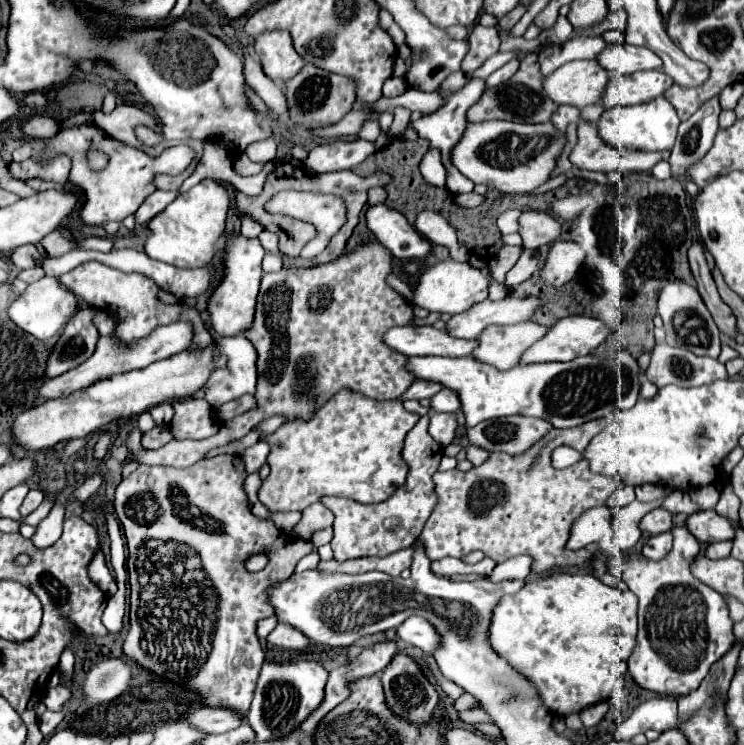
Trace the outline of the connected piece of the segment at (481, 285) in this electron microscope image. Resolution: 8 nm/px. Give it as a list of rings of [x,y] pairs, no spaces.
[[[443,260],[421,274],[413,294],[413,304],[419,308],[425,308],[427,312],[461,314],[467,308],[471,308],[471,304],[477,304],[487,298],[487,286],[489,286],[489,280],[481,270],[455,260]]]

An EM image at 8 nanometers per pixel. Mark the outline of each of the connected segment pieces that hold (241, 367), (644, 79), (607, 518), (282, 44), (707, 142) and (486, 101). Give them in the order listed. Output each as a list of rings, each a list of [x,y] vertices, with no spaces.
[[[245,336],[217,338],[217,352],[229,356],[225,370],[215,370],[195,396],[207,400],[213,408],[243,394],[255,394],[257,388],[257,352]]]
[[[659,70],[635,72],[633,76],[613,76],[601,104],[605,108],[643,104],[647,100],[653,100],[655,96],[663,96],[667,88],[671,88],[671,84],[675,84],[675,80]]]
[[[609,506],[585,510],[571,526],[567,548],[579,550],[591,542],[597,542],[601,536],[611,532],[611,520],[613,520],[613,512],[609,510]]]
[[[287,30],[263,32],[255,38],[253,46],[265,74],[275,82],[285,82],[303,68],[303,58],[295,52]]]
[[[715,96],[707,100],[689,120],[681,122],[677,142],[669,158],[673,178],[683,180],[687,176],[687,168],[691,168],[695,160],[701,160],[709,152],[715,132],[719,130],[719,124],[717,124],[719,112],[721,112],[719,98]]]
[[[529,52],[521,58],[521,68],[517,74],[505,82],[503,86],[485,92],[477,104],[473,104],[467,112],[469,122],[481,122],[481,120],[509,120],[509,122],[531,122],[541,124],[551,120],[551,114],[557,110],[559,104],[551,102],[547,92],[543,92],[543,76],[539,72],[537,52]]]

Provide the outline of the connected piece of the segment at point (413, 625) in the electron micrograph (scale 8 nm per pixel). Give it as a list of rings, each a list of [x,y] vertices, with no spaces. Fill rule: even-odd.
[[[409,616],[399,628],[397,628],[397,638],[403,642],[419,648],[425,654],[431,654],[439,648],[439,636],[433,630],[433,626],[421,618],[421,616]]]

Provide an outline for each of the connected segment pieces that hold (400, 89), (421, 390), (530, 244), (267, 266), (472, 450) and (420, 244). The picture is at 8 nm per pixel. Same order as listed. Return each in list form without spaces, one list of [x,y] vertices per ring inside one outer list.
[[[391,76],[385,84],[383,84],[383,96],[399,96],[407,90],[407,84],[403,78],[395,78]]]
[[[415,380],[407,392],[401,396],[401,400],[407,398],[415,398],[415,400],[423,400],[423,398],[431,398],[435,396],[435,392],[441,392],[443,384],[431,384],[431,380]]]
[[[523,212],[519,218],[523,248],[541,248],[561,238],[561,222],[545,212]]]
[[[265,254],[263,258],[263,270],[265,272],[275,272],[283,268],[283,258],[279,254]]]
[[[467,446],[467,460],[469,460],[473,466],[483,464],[487,458],[489,458],[489,454],[487,454],[483,448],[477,448],[477,446]]]
[[[385,202],[369,204],[365,220],[367,228],[377,236],[377,240],[387,246],[399,260],[417,260],[427,256],[431,250],[429,240],[415,232],[407,218],[399,210],[389,208]]]

